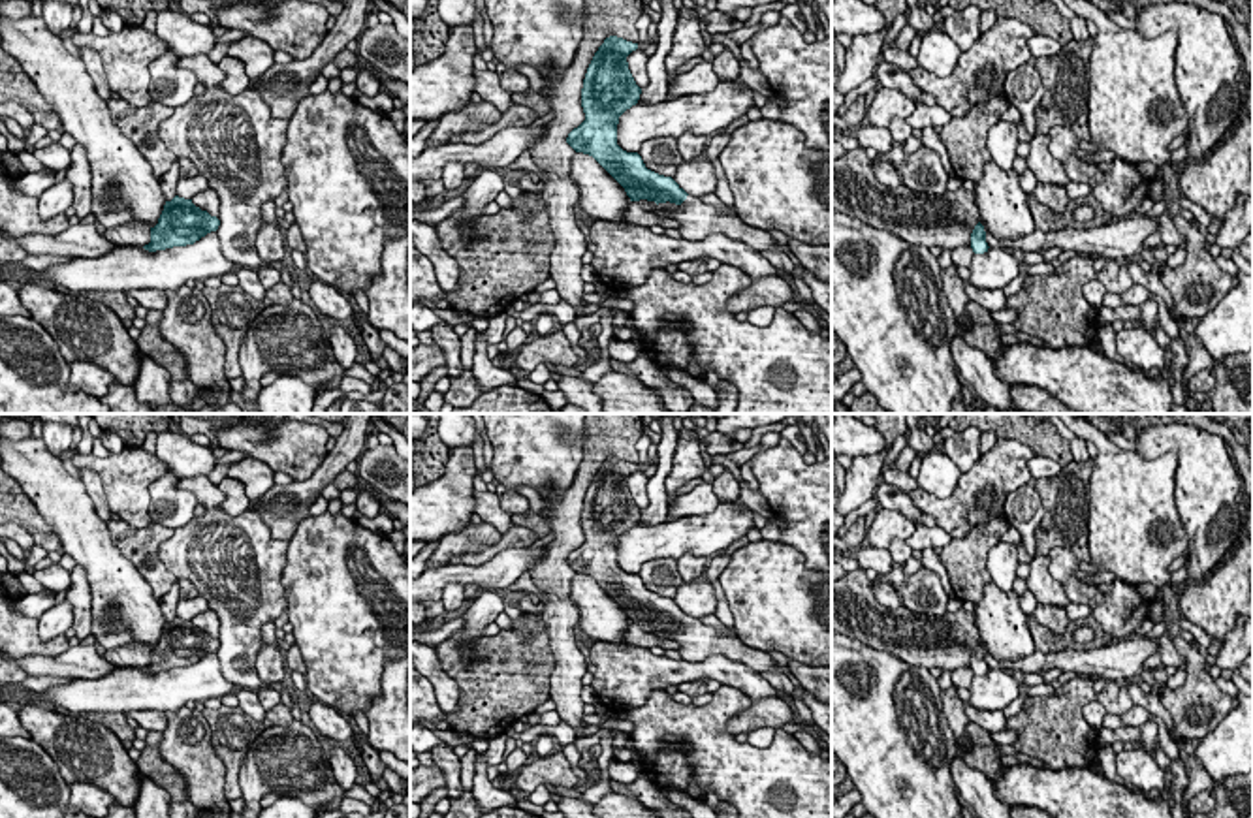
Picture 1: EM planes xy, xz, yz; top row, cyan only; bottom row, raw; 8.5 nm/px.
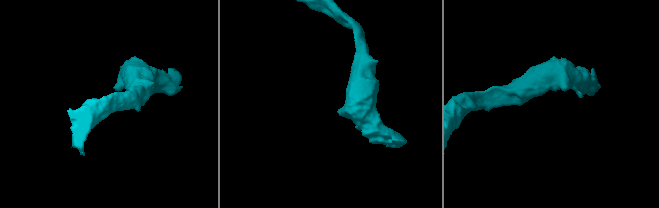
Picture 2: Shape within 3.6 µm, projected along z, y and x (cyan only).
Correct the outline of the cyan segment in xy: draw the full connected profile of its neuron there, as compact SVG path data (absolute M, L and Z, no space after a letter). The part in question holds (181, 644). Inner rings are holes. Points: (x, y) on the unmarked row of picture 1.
M175 617L166 622L158 645L151 649L151 664L143 669L149 673L166 671L173 668L194 666L211 653L216 653L220 641L201 632L192 624Z

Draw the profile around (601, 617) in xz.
M589 575L572 577L570 598L578 606L579 628L596 641L630 647L623 636L630 619L625 609Z

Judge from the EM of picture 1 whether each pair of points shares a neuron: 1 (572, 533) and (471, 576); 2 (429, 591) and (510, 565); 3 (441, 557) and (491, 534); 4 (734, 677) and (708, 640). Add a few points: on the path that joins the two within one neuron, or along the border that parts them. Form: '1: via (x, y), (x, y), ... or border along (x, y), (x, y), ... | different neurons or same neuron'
1: border along (544, 548), (540, 559) | different neurons
2: via (450, 574), (490, 574) | same neuron
3: via (454, 544), (478, 536) | same neuron
4: border along (683, 659), (704, 660), (725, 655), (759, 672) | different neurons

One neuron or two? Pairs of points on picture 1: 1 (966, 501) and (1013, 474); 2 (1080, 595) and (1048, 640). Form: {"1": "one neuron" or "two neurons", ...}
{"1": "one neuron", "2": "two neurons"}

